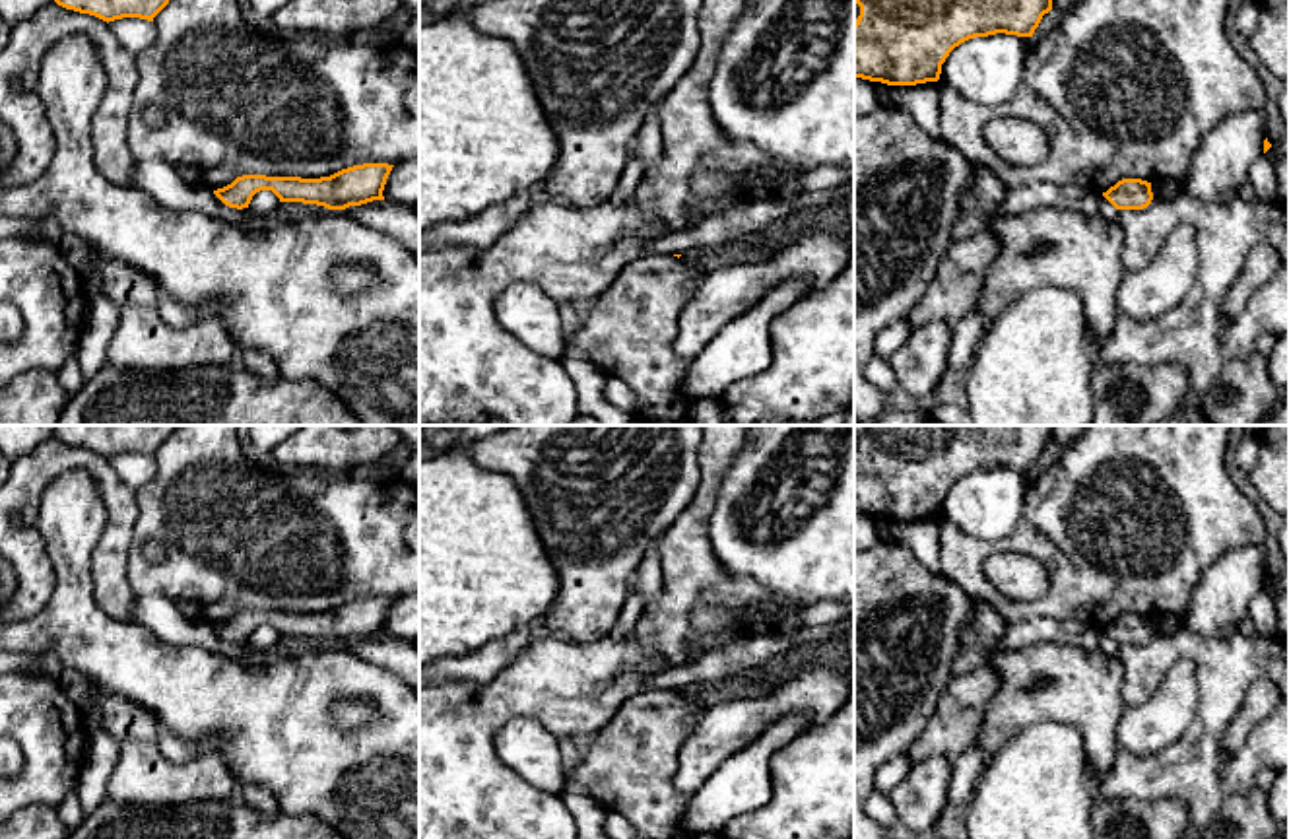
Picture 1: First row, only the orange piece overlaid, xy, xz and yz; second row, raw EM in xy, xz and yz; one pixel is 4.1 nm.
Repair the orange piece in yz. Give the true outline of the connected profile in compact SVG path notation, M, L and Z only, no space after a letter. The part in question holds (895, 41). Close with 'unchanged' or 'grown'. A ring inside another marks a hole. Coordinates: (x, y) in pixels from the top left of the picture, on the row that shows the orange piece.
M856 0L854 78L887 85L938 82L942 64L961 43L996 33L1033 37L1052 0Z; unchanged

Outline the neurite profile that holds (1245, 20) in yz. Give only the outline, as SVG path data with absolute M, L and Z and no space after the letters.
M1242 0L1237 14L1235 14L1235 27L1244 37L1250 37L1258 27L1258 0Z

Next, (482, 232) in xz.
M538 185L514 194L507 204L487 208L468 221L435 225L419 235L419 251L443 249L450 245L489 249L499 235L514 225L534 204L551 200L547 190Z

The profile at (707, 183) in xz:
M701 171L693 175L691 186L695 196L709 200L714 196L722 196L734 186L755 185L759 181L782 181L784 175L777 171L757 171L744 177L728 177L720 171Z

